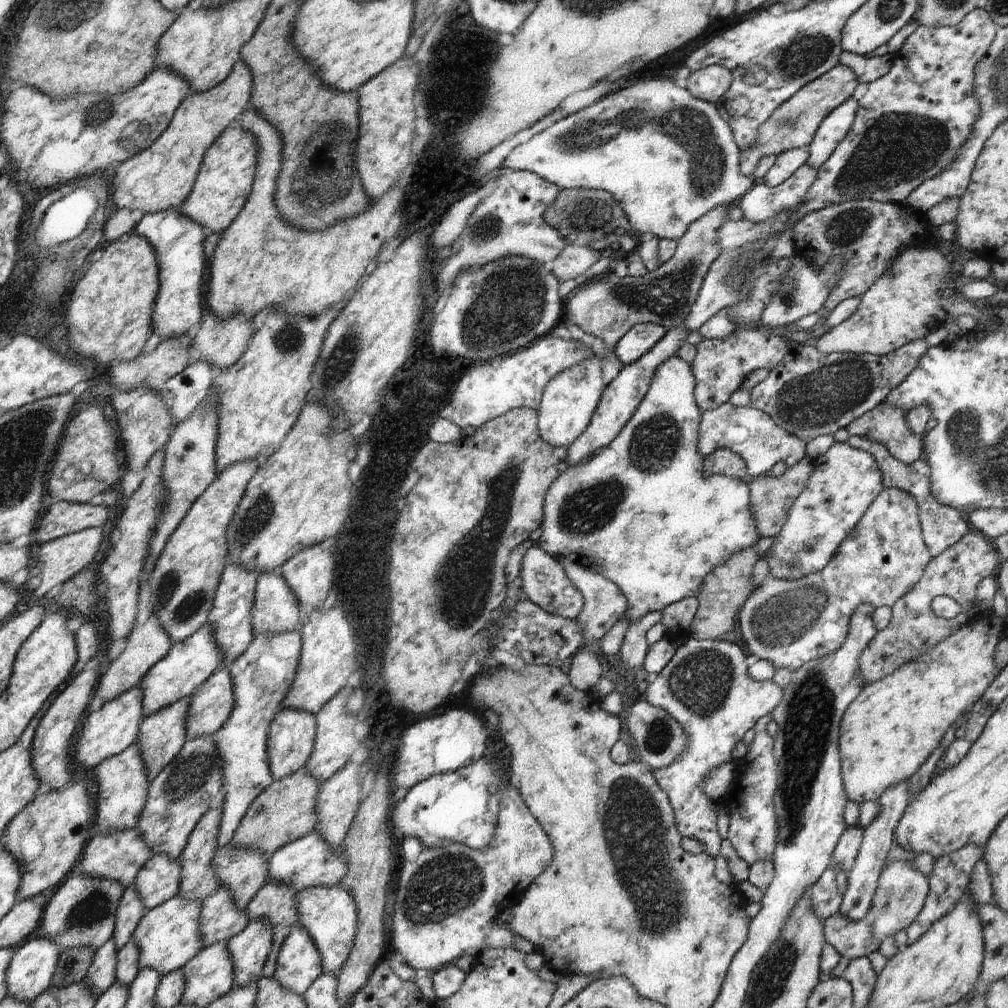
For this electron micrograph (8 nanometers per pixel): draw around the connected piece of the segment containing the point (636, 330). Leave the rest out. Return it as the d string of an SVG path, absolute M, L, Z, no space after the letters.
M639 323L634 326L614 348L616 357L624 364L633 364L646 355L668 330L651 323Z

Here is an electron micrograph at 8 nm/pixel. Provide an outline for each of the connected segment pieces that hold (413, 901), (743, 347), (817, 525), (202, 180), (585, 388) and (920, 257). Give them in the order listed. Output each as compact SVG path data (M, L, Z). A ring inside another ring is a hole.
M509 784L507 788L502 792L502 799L500 802L500 811L497 819L497 828L494 834L493 840L495 843L488 846L482 851L473 850L465 845L459 843L445 842L432 848L424 847L424 849L418 855L418 858L414 862L408 862L403 860L402 870L400 870L400 876L398 876L398 890L396 890L396 902L394 902L394 916L392 916L392 946L396 952L400 953L400 957L410 967L414 969L420 969L424 971L434 972L444 966L450 966L455 964L463 956L473 956L474 958L479 956L479 953L486 948L504 949L512 947L514 944L514 934L507 926L497 925L495 922L497 917L509 907L513 907L518 901L521 895L527 890L527 887L540 875L545 872L548 867L551 866L551 861L554 857L554 848L552 847L550 838L547 833L542 829L542 826L538 823L538 820L530 813L530 810L526 807L521 795L513 788L512 784Z
M738 326L737 330L724 339L704 339L697 346L691 370L695 379L694 397L699 410L708 411L728 403L737 392L748 374L760 368L769 371L775 368L786 354L792 350L792 344L782 338L778 332L768 327Z
M847 442L835 444L819 458L813 460L814 471L807 479L806 487L794 500L782 531L776 536L775 544L769 551L767 564L770 576L792 581L805 575L823 570L836 555L838 548L857 526L870 504L874 503L883 487L883 475L876 460L867 452L851 448Z
M226 128L205 153L192 191L179 212L202 227L222 234L238 217L252 191L257 155L257 141L252 133L242 128Z
M594 355L582 360L581 364L560 372L548 382L537 409L537 428L545 444L554 448L567 448L584 433L600 403L602 390L605 390L602 377L600 358Z
M921 245L905 249L897 256L889 271L861 297L859 308L842 324L827 331L816 340L815 348L823 354L855 353L888 355L909 343L923 340L935 329L941 327L948 314L941 308L941 290L952 283L950 263L937 248Z

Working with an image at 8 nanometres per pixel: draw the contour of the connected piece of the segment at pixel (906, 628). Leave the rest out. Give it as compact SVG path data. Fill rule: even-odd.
M966 529L957 544L950 546L939 556L932 557L920 581L891 607L890 624L877 632L860 654L858 665L863 684L881 680L894 673L900 666L925 653L926 647L936 645L966 625L969 620L967 613L974 606L977 587L984 578L996 577L1000 564L1000 557L993 542L979 531L971 529ZM936 596L953 598L960 605L962 612L950 620L936 617L931 608L931 602Z

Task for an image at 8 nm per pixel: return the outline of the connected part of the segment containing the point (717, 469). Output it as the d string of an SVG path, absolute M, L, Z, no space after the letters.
M719 449L703 458L703 472L708 478L725 477L736 478L749 484L754 477L750 477L746 471L746 464L740 456L727 449Z

